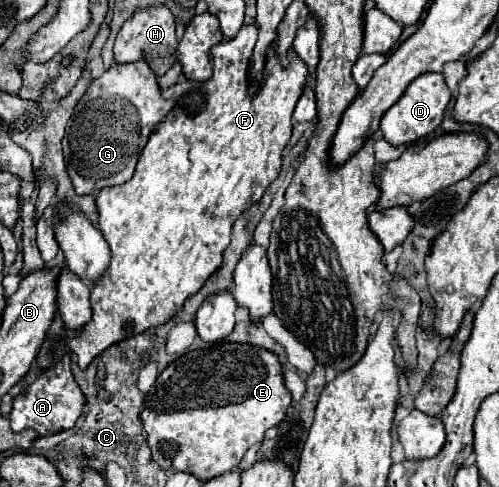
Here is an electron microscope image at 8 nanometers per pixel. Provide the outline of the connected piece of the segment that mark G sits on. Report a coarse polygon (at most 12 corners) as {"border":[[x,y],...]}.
{"border":[[146,58],[92,80],[66,124],[76,194],[130,180],[174,104]]}

